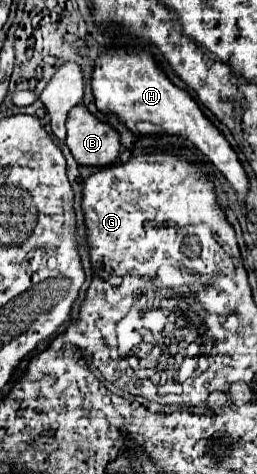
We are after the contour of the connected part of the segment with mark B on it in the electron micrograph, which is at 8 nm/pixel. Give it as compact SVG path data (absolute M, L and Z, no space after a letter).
M76 105L66 121L66 145L80 165L108 167L120 155L118 133L98 121L84 105Z

